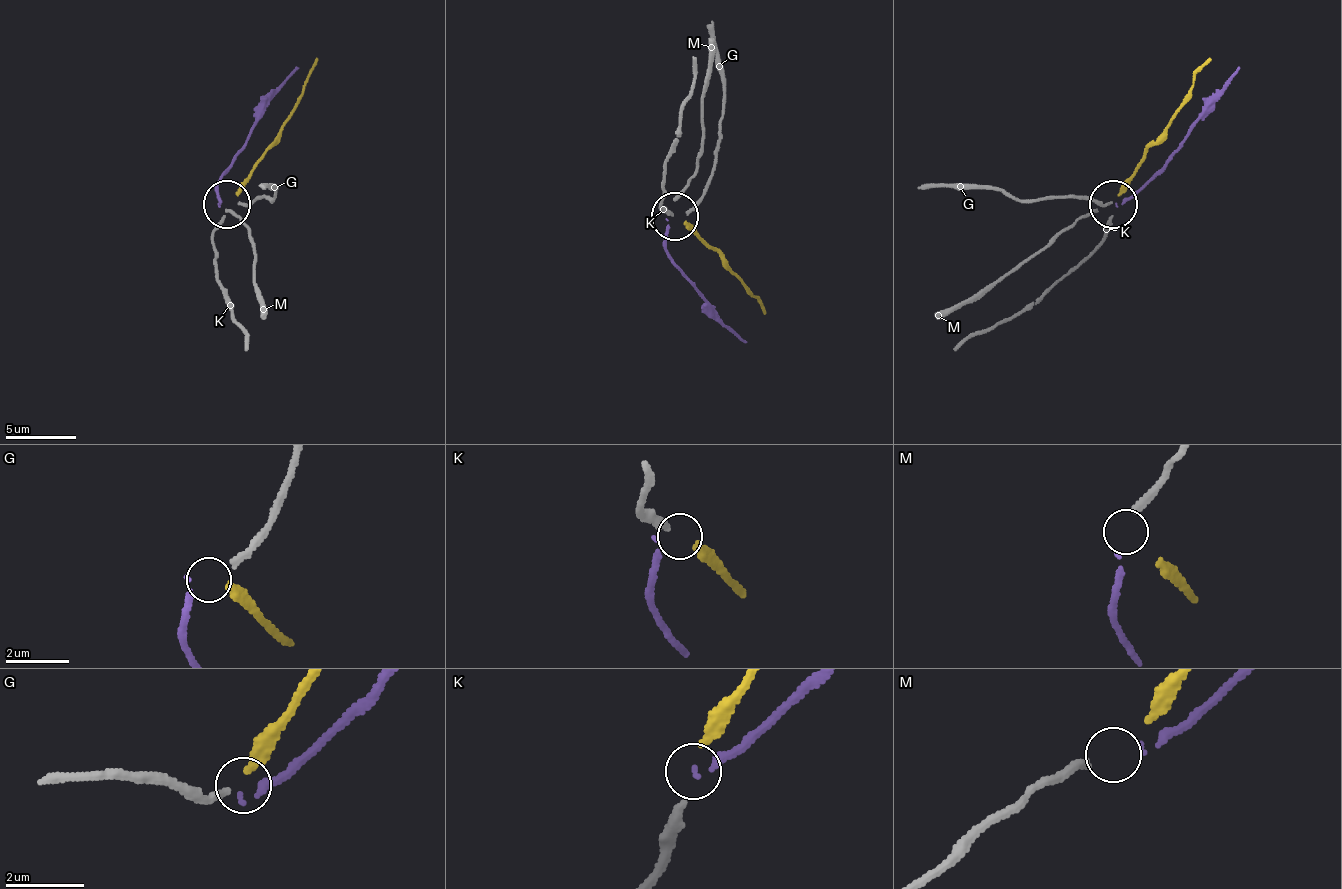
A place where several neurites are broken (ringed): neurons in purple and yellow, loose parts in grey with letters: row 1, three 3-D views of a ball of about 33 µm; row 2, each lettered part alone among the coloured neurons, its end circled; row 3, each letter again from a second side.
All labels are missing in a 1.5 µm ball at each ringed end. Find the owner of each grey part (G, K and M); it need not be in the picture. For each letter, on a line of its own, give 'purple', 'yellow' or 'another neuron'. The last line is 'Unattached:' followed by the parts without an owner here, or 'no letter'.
G: another neuron
K: yellow
M: purple
Unattached: G

